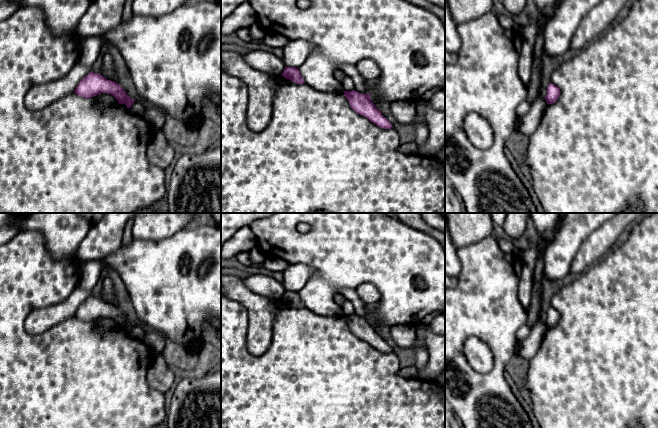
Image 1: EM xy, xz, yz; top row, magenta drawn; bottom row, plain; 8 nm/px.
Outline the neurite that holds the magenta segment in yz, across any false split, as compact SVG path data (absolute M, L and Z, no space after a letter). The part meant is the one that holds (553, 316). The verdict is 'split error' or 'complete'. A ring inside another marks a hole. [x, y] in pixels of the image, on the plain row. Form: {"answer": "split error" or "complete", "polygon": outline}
{"answer": "complete", "polygon": "M550 307L547 311L547 318L545 320L545 324L547 328L553 328L555 327L560 320L560 314L557 310L555 310L553 307Z"}

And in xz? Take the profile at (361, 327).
{"answer": "complete", "polygon": "M355 314L343 315L344 320L348 324L351 332L366 341L368 344L376 348L382 353L391 353L391 347L381 338L381 336L372 327L370 318L362 318Z"}

